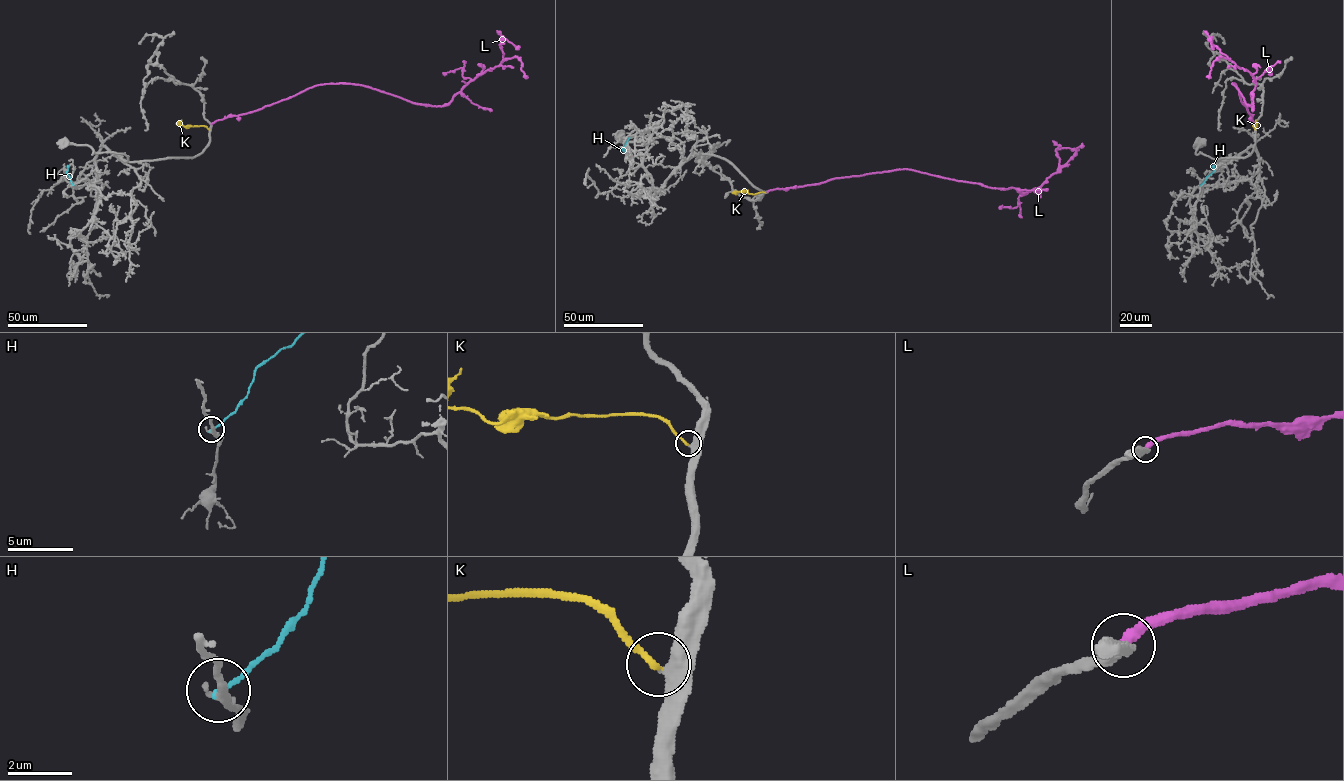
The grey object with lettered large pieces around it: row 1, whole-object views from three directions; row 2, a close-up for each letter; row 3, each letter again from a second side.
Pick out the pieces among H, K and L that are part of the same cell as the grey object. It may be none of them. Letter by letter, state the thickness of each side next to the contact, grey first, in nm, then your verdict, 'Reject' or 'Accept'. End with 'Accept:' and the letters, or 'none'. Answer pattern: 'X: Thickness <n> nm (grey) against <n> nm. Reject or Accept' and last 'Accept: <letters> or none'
H: Thickness 280 nm (grey) against 140 nm. Reject
K: Thickness 320 nm (grey) against 190 nm. Accept
L: Thickness 340 nm (grey) against 360 nm. Accept
Accept: K, L

